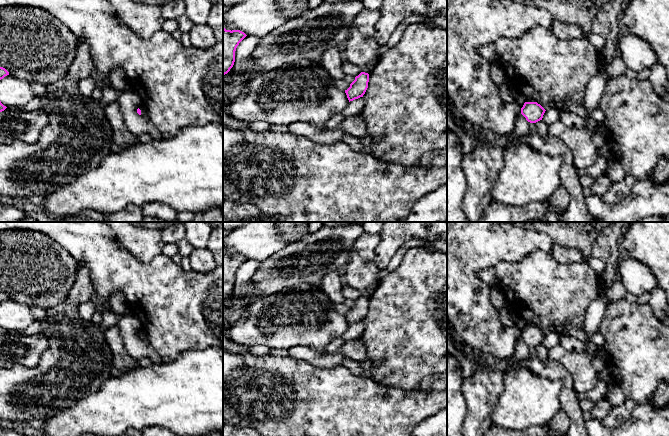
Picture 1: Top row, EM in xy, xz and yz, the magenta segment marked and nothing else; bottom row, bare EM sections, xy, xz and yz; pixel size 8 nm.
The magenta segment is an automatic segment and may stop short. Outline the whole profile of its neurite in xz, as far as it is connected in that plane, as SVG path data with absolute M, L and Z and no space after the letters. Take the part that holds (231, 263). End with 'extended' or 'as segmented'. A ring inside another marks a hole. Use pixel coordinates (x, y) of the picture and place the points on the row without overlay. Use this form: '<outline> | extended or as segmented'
M223 251L223 299L227 298L235 286L235 275L247 259L240 254L226 254Z | as segmented

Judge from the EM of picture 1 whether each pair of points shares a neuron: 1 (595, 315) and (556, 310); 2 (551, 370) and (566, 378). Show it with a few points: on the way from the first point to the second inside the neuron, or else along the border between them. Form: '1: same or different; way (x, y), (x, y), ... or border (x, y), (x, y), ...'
1: different; border (596, 293), (596, 296), (586, 309), (583, 327)
2: same; way (555, 371), (562, 374)

